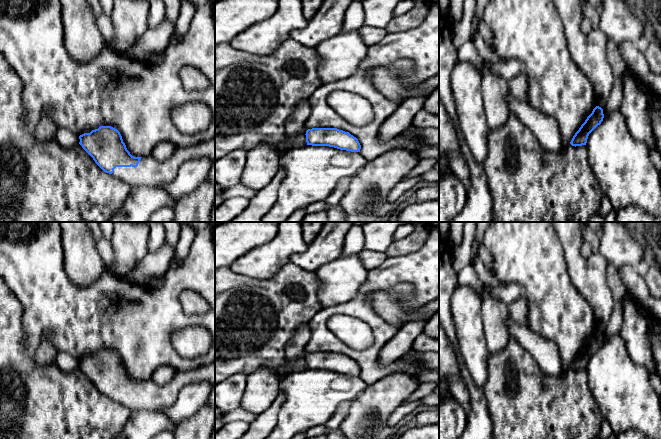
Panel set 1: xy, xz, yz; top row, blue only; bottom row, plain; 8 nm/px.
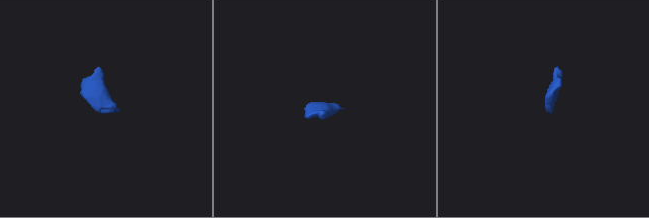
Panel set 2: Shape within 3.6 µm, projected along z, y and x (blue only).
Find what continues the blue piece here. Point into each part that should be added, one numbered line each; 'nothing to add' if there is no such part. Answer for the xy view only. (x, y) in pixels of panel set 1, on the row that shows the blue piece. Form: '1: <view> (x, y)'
1: xy (149, 172)

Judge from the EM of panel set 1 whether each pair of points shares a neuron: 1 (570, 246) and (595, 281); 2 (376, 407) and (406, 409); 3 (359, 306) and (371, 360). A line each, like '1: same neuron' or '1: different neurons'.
1: same neuron
2: different neurons
3: same neuron

